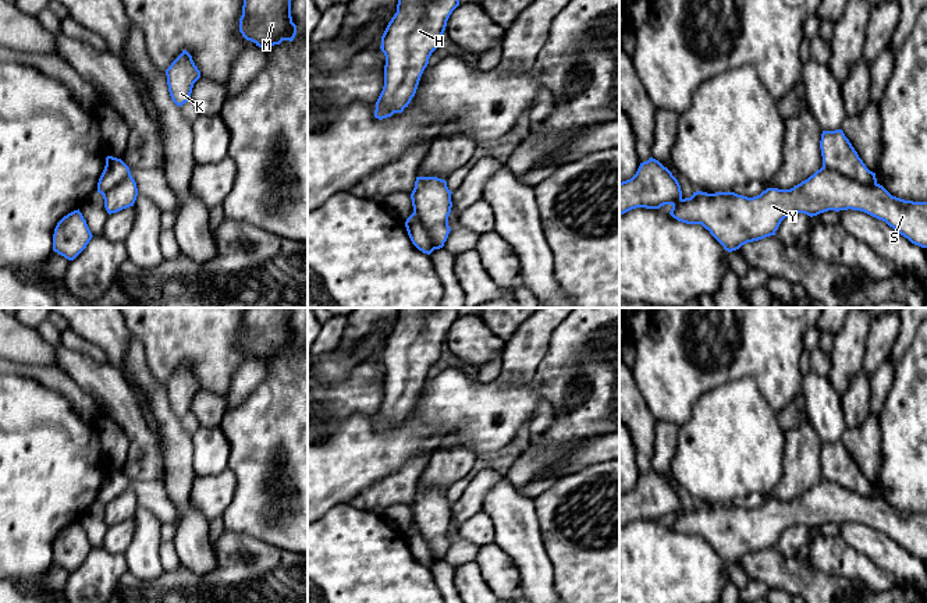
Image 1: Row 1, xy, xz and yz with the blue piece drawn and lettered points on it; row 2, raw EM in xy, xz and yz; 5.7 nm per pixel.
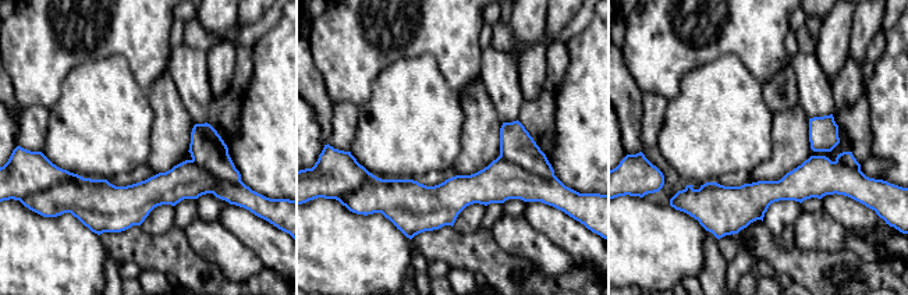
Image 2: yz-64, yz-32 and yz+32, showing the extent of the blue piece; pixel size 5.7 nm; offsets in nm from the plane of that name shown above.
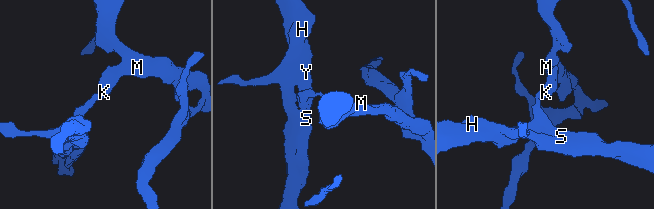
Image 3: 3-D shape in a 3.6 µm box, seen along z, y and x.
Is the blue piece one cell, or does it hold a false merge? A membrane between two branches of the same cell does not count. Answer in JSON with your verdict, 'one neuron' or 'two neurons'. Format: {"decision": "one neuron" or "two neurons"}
{"decision": "one neuron"}

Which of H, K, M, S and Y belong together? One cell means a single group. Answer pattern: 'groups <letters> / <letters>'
groups H K M S Y

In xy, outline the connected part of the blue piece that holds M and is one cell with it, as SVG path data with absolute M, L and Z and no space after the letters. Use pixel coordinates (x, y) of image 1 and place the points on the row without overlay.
M245 308L239 344L259 359L292 354L296 337L291 329L288 308Z

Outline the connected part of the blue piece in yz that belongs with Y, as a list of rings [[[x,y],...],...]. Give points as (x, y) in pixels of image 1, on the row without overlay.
[[[842,441],[823,443],[820,461],[823,468],[823,479],[807,492],[791,501],[767,500],[760,507],[753,510],[738,507],[735,504],[707,506],[697,503],[693,504],[690,510],[683,511],[678,492],[658,472],[650,469],[647,473],[640,475],[636,486],[631,492],[619,494],[619,526],[636,519],[660,521],[664,517],[671,517],[672,521],[670,526],[674,531],[686,536],[702,536],[724,558],[725,563],[732,564],[747,554],[775,547],[781,533],[793,525],[805,525],[813,529],[828,522],[839,524],[852,521],[864,524],[878,532],[885,533],[912,556],[927,560],[927,514],[913,514],[892,508],[882,497],[877,494],[876,485],[866,479]]]

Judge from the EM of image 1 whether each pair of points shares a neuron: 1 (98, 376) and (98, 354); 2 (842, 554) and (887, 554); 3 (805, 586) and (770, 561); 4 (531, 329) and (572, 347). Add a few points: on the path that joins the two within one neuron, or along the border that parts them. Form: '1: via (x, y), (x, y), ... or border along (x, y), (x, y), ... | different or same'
1: border along (68, 348), (84, 353), (98, 362), (105, 362) | different
2: border along (840, 535), (890, 574) | different
3: via (796, 578), (778, 570) | same
4: border along (563, 322), (551, 334), (549, 348), (537, 368) | different

